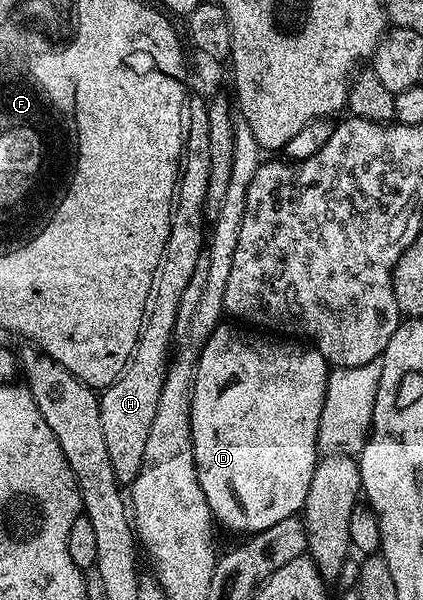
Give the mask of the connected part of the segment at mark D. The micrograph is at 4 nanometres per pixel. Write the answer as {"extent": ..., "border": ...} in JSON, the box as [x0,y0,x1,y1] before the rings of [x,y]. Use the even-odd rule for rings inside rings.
{"extent":[191,325,331,535],"border":[[[218,325],[197,355],[191,399],[193,454],[199,487],[203,487],[203,495],[207,495],[214,522],[233,533],[252,535],[271,527],[271,523],[279,523],[279,519],[296,517],[304,510],[307,487],[311,487],[319,460],[319,415],[323,415],[331,366],[323,354],[308,343],[262,335],[233,325]]]}

